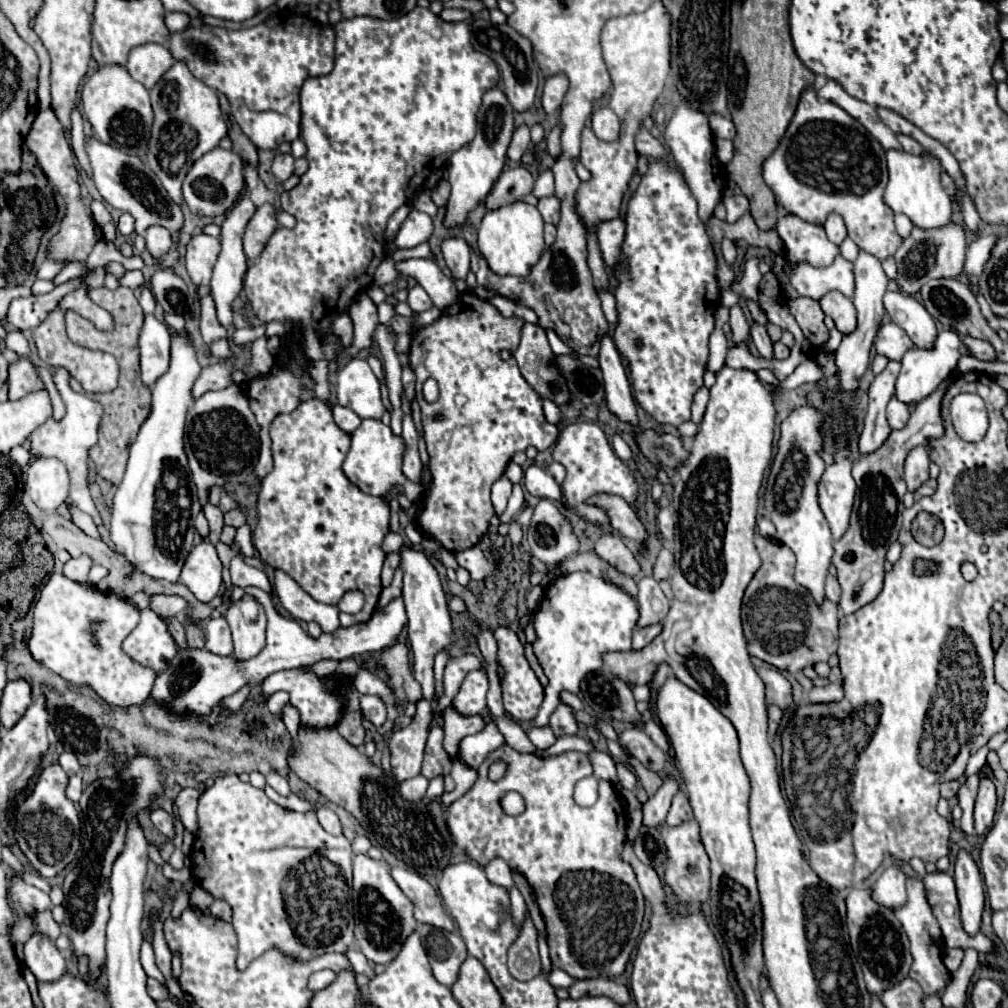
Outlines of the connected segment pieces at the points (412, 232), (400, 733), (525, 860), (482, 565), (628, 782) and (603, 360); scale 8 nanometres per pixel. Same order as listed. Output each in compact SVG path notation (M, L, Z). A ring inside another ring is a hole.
M411 208L407 220L403 222L403 226L395 238L395 242L389 242L389 254L393 252L393 248L413 248L421 242L427 242L431 234L433 234L431 216Z
M421 700L417 704L417 714L413 722L407 728L397 730L391 740L391 772L397 778L397 782L403 782L411 776L421 774L421 762L423 762L423 748L425 740L433 722L433 706L427 700Z
M507 744L491 752L479 766L477 774L479 776L473 788L447 808L447 826L451 828L455 844L463 848L481 866L487 866L491 858L499 856L513 870L521 872L527 878L529 886L535 892L537 904L541 908L547 926L547 944L555 968L565 970L569 976L577 980L591 980L599 976L603 978L621 976L625 972L625 966L637 944L637 936L641 932L643 894L639 890L639 882L635 880L635 872L631 872L631 866L619 860L619 848L623 848L625 840L627 812L613 784L601 780L599 800L591 808L577 806L573 800L573 788L581 778L593 774L591 762L583 752L565 752L553 758L539 758L535 754L521 754L509 748ZM497 760L503 760L507 764L507 770L499 782L491 782L487 778L487 770ZM507 790L515 790L525 798L527 810L517 818L505 816L501 812L499 800L505 796ZM591 872L599 872L605 878L591 876ZM617 882L623 882L629 888L615 888Z
M469 548L465 552L457 552L457 562L461 568L465 568L471 574L471 580L481 582L487 574L491 574L491 564L481 548Z
M617 762L617 778L619 778L619 784L623 788L629 788L629 790L633 790L635 784L637 784L635 774L625 764L621 764L621 762Z
M605 336L601 340L599 364L601 364L601 372L605 380L605 402L607 402L609 412L625 424L639 426L637 404L631 394L631 384L629 384L621 356L611 336Z

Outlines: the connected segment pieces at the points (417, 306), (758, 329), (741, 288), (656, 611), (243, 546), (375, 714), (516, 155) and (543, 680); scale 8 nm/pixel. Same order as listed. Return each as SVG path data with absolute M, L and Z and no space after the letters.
M419 284L413 286L413 288L409 288L409 300L407 300L407 304L409 304L411 310L417 312L417 314L423 312L423 310L429 310L429 308L433 306L429 294L427 294Z
M751 322L751 338L753 338L753 344L757 346L757 350L763 358L773 358L771 356L771 338L767 336L765 326L759 326L757 322Z
M753 256L753 258L747 258L745 262L745 274L739 282L731 284L727 290L721 292L721 302L725 306L735 306L739 304L741 300L757 300L757 294L759 294L759 284L761 280L761 272L759 272L759 258Z
M645 576L637 584L637 588L639 588L639 594L637 594L637 602L639 602L637 628L645 628L651 624L663 622L667 612L669 612L669 600L665 598L663 590L653 580L653 576Z
M248 523L237 529L233 546L241 550L241 552L248 556L253 557L255 548L252 540L252 533Z
M361 696L361 708L367 716L367 720L371 720L373 724L383 724L385 722L385 706L383 700L379 696Z
M521 124L519 128L515 128L513 132L513 138L511 138L511 144L509 144L509 150L507 150L507 156L509 160L521 160L521 156L527 152L531 144L531 138L529 138L529 126Z
M528 643L525 644L525 656L528 660L531 668L535 672L537 678L539 679L540 683L543 686L546 686L548 684L548 678L545 676L545 674L533 652L532 644L528 644Z

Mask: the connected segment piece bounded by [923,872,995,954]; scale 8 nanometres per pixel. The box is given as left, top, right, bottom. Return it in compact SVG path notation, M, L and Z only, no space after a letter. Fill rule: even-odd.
M933 872L925 874L925 894L931 904L933 916L939 922L941 936L943 936L943 946L945 948L975 948L977 952L993 954L995 952L995 942L985 936L967 936L963 932L961 920L959 920L959 902L955 894L955 882L947 872Z

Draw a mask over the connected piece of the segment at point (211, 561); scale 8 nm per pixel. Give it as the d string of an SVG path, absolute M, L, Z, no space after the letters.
M199 542L191 548L181 570L181 582L201 602L209 602L217 596L221 586L221 560L213 544Z

